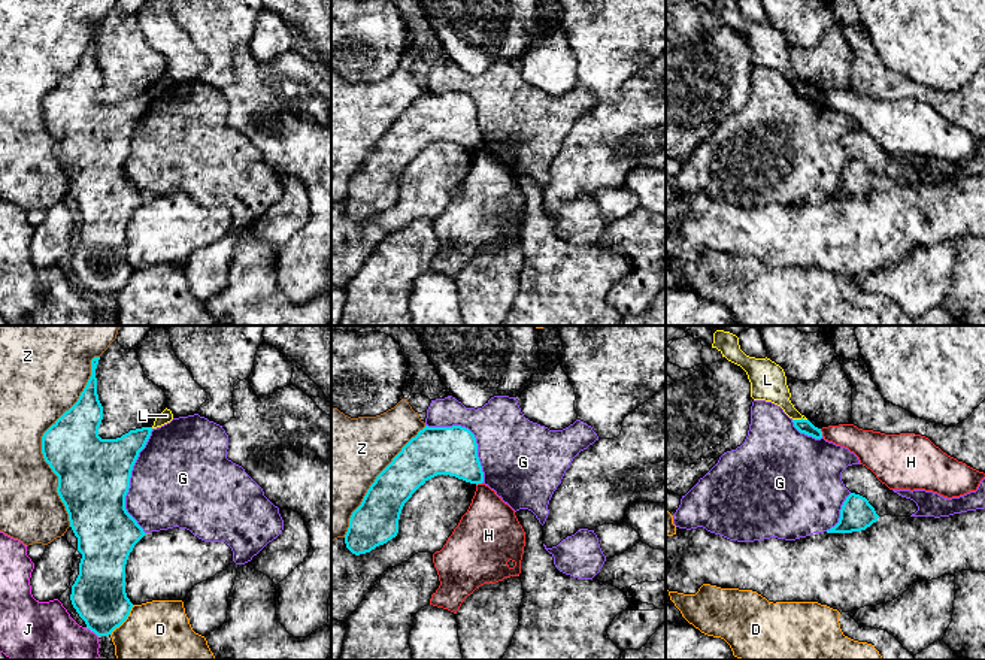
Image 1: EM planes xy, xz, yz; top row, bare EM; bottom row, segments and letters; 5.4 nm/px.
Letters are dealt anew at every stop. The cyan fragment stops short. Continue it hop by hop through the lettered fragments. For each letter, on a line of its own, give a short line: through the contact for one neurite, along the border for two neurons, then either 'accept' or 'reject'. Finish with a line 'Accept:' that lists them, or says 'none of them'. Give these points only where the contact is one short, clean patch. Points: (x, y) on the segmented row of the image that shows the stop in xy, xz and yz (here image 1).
D: reject
G: reject
H: line yz (820, 429), (823, 435); reject
J: reject
L: line yz (806, 418), (793, 420); reject
Z: reject
Accept: none of them

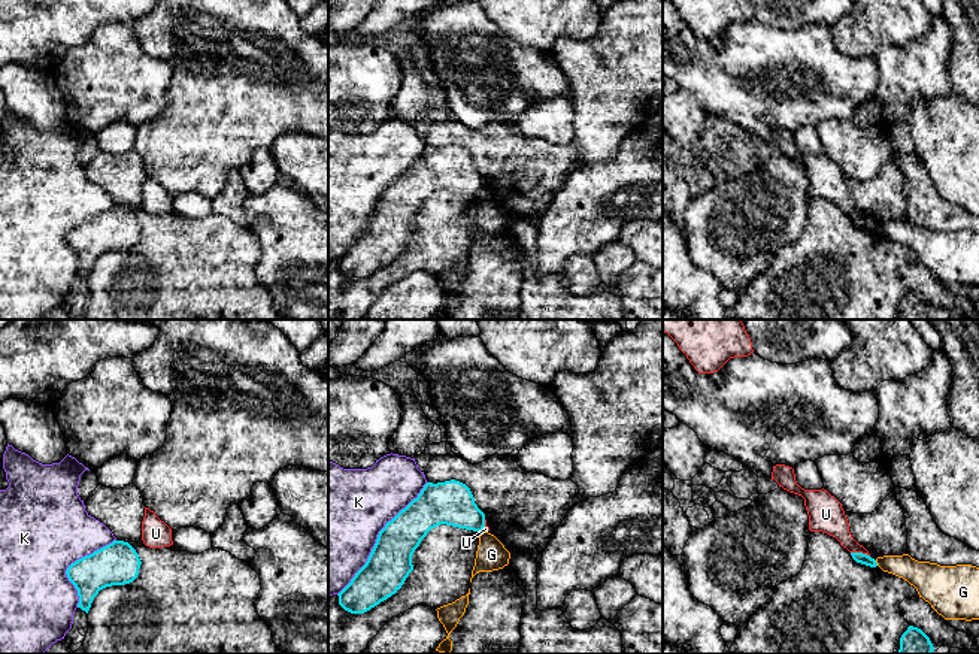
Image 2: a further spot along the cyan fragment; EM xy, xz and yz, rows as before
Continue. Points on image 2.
G: line yz (875, 560), (878, 565); reject
K: reject
U: line yz (851, 551), (869, 556); reject
Accept: none of them

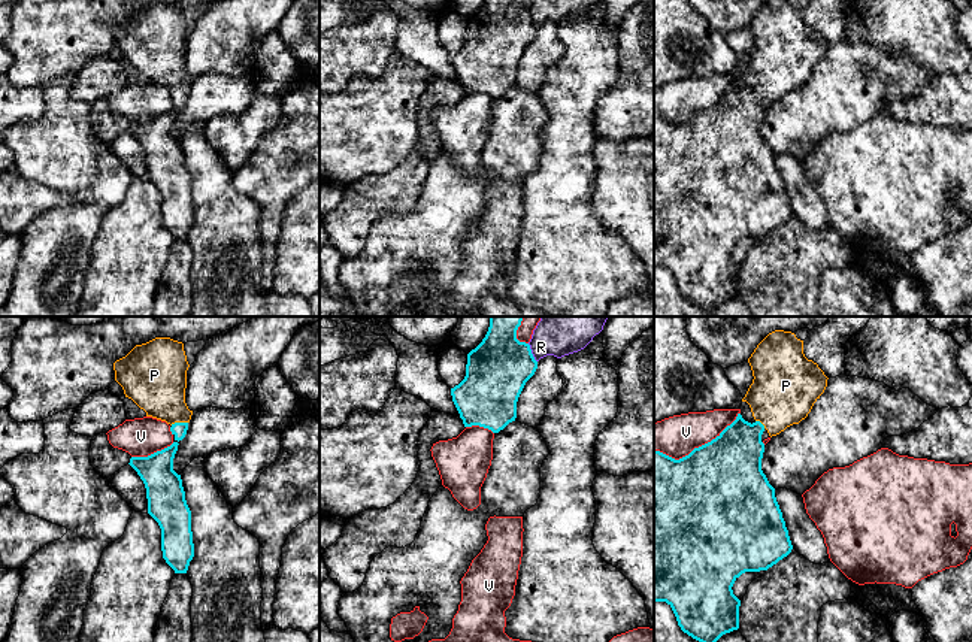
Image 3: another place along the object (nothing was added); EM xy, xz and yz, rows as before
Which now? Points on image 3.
P: line xy (160, 465), (178, 441), (178, 423), (178, 415), (156, 382); accept
R: reject
V: reject
Accept: P

